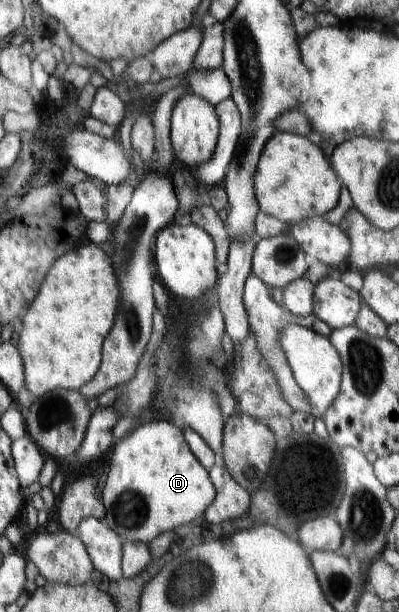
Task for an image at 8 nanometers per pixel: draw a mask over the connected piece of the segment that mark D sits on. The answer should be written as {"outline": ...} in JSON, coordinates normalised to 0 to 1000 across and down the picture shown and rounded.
{"outline":[[[386,685],[333,701],[318,714],[291,721],[281,732],[276,771],[258,796],[266,827],[263,856],[288,866],[313,884],[371,887],[409,868],[434,868],[484,848],[534,822],[541,802],[524,771],[494,753],[464,721],[456,701],[439,690]]]}

